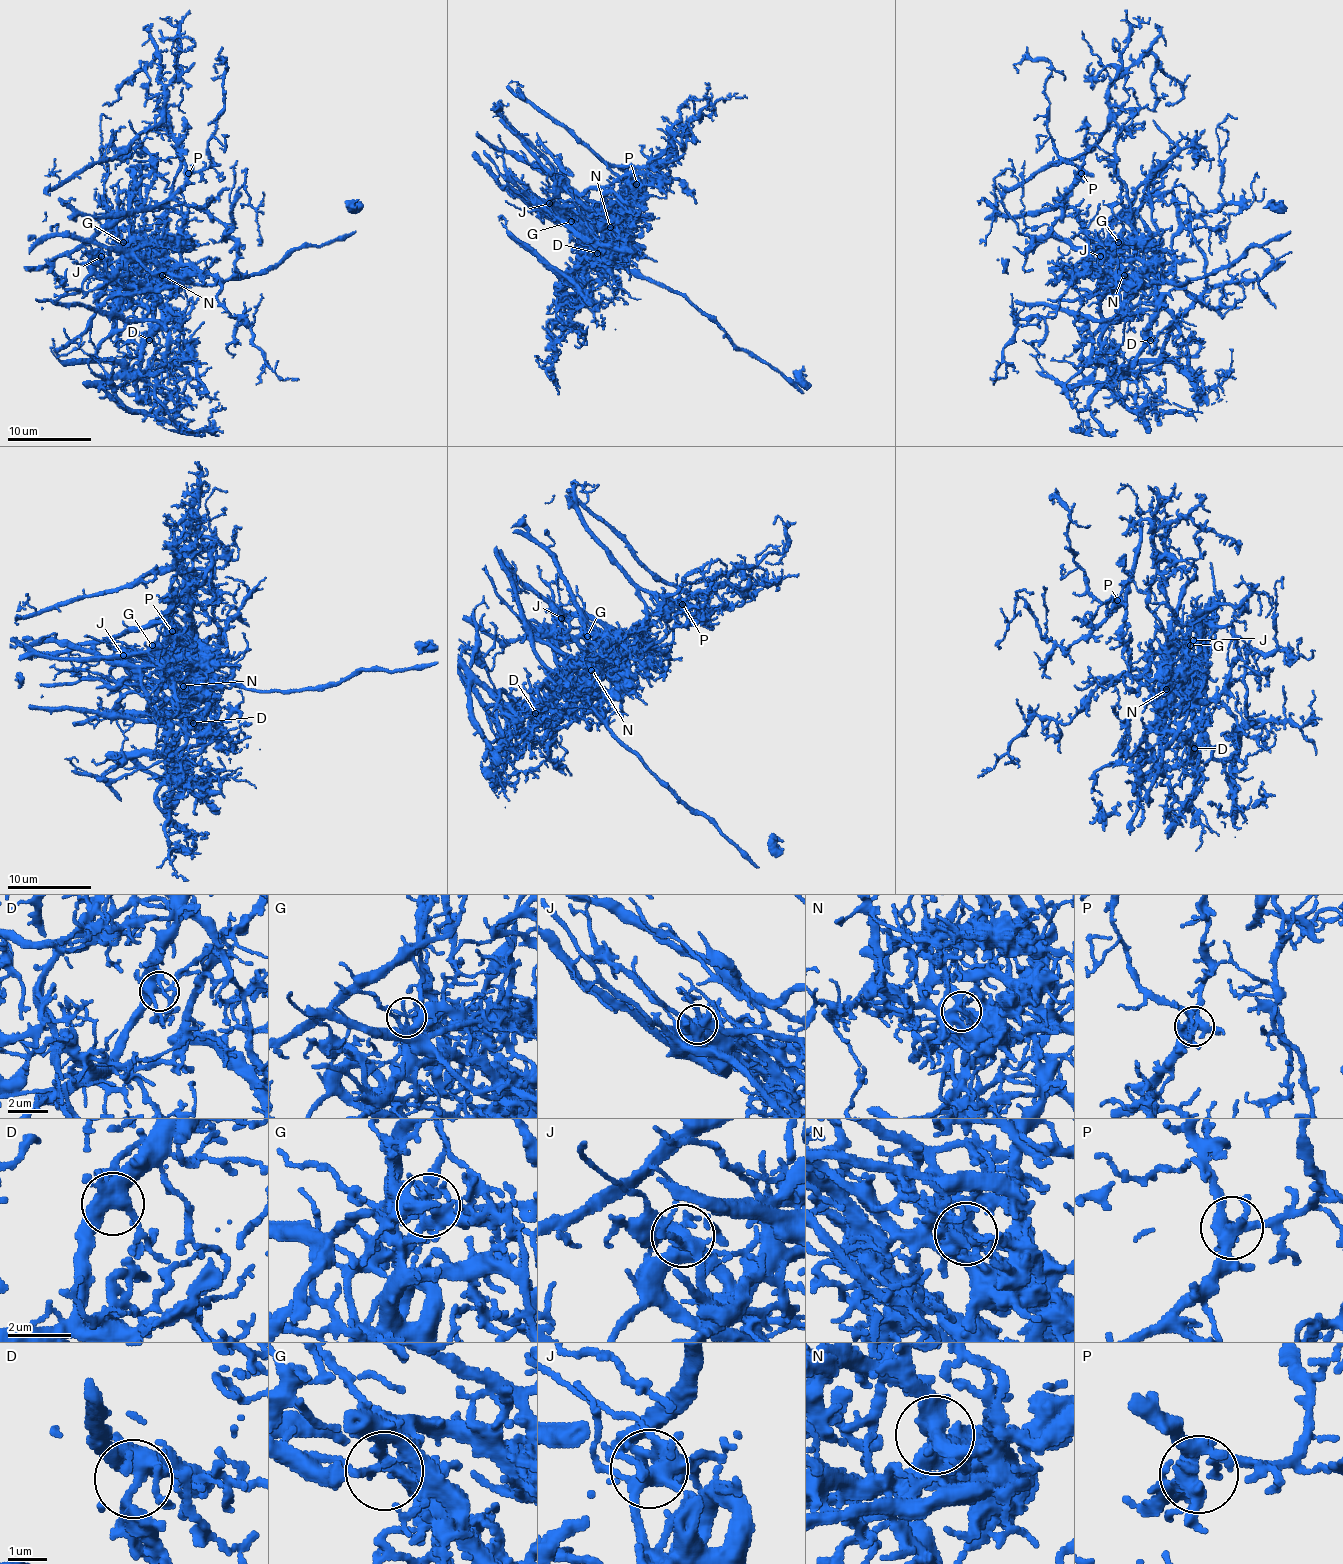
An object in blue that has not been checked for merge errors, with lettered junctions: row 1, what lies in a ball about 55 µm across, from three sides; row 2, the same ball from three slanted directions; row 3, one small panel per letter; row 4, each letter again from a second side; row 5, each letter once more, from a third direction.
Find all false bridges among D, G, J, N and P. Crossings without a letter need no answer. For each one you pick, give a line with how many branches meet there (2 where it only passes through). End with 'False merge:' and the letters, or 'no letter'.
G: Branches: 6
N: Branches: 4
False merge: G, N

